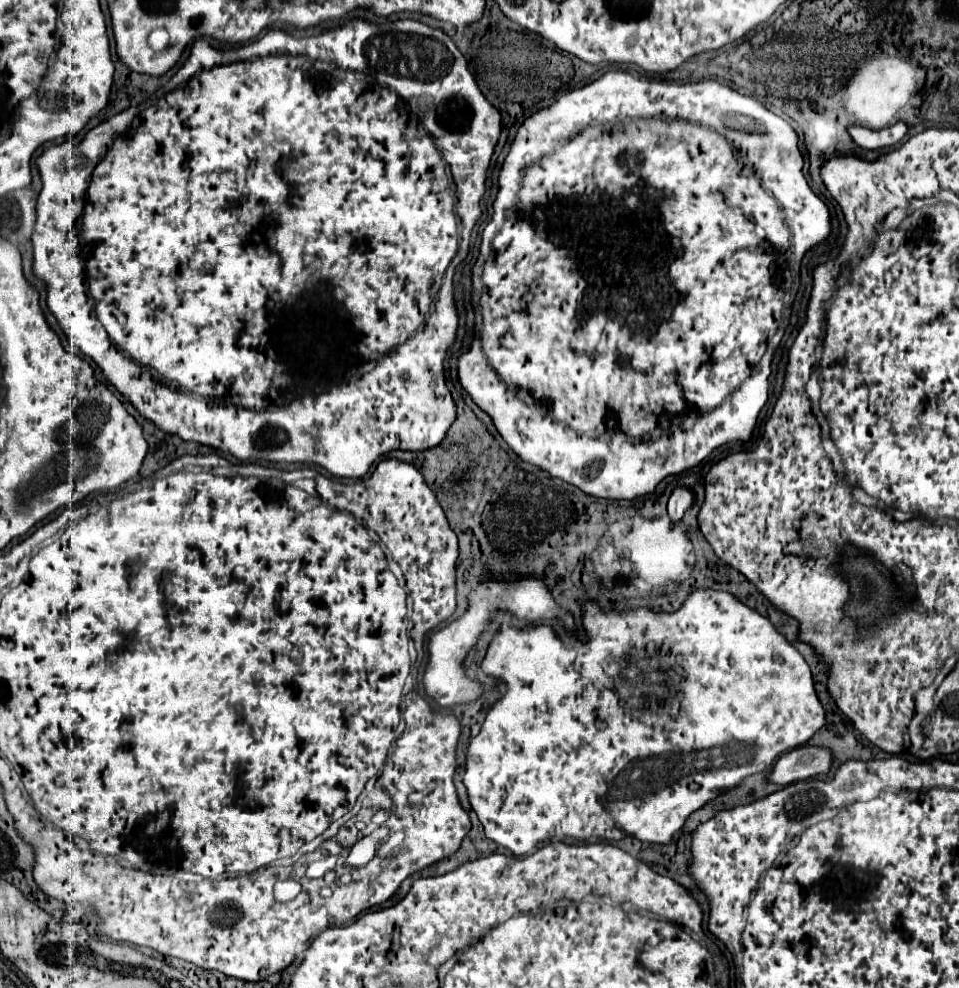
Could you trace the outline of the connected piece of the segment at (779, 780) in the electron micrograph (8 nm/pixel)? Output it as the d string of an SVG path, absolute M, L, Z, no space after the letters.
M799 747L779 757L767 781L777 785L789 785L795 781L819 777L831 767L831 751L821 747Z

